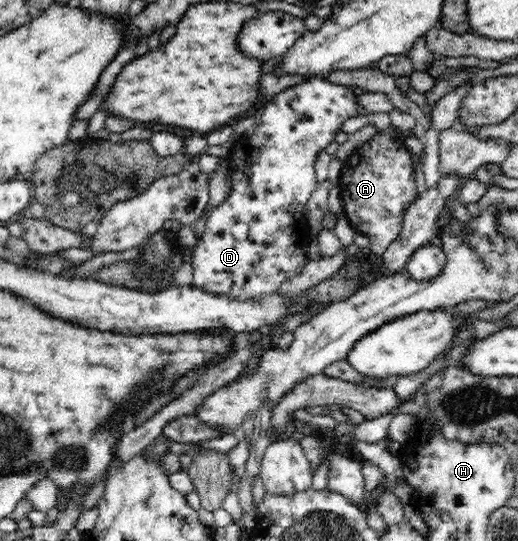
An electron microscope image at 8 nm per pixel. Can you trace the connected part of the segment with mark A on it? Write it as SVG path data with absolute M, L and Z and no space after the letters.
M372 132L368 142L353 150L353 153L342 160L342 168L338 179L339 197L343 204L343 212L349 223L355 228L357 233L365 235L370 241L368 253L374 256L381 256L385 253L388 245L391 245L399 237L402 230L403 211L413 202L417 192L415 184L415 172L413 155L404 144L392 138L387 132Z

